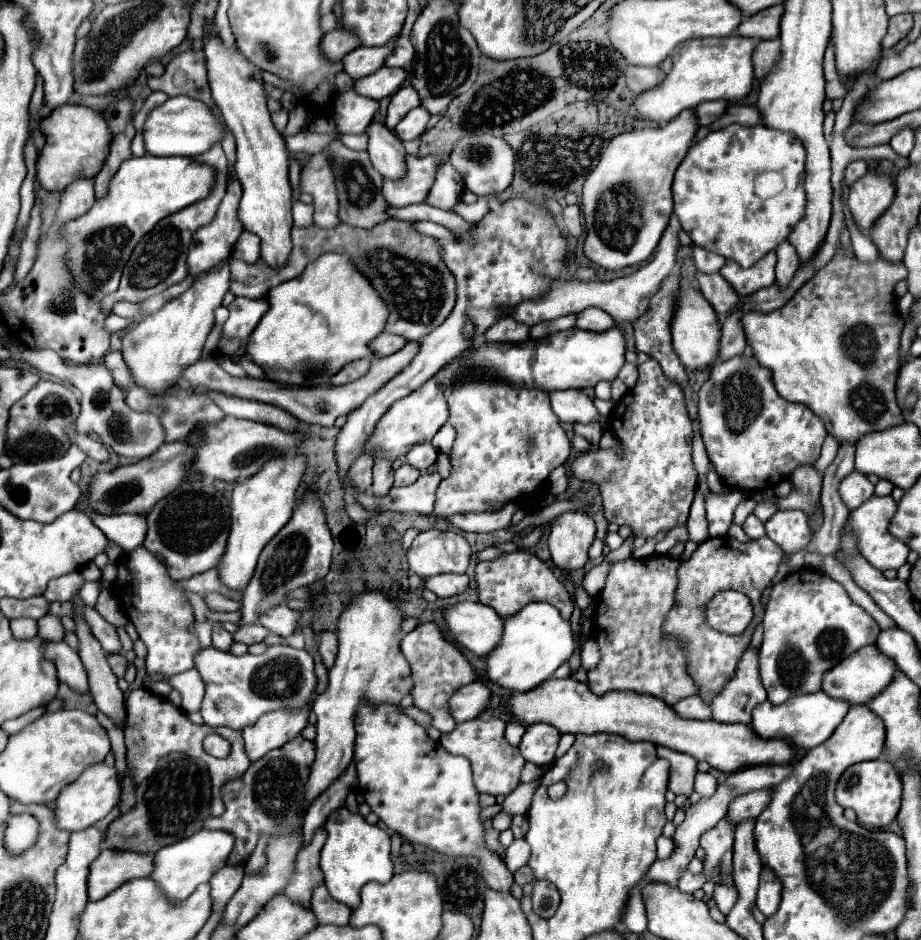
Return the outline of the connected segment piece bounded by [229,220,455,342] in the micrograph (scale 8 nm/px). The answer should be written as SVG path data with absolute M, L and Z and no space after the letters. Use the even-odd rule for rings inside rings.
M385 220L371 230L349 228L347 224L339 224L335 228L293 228L293 250L285 266L271 268L265 260L257 260L253 264L243 260L231 260L231 282L229 290L235 296L247 298L265 298L271 286L277 286L285 280L297 278L305 266L317 260L325 252L347 254L357 270L371 282L375 292L387 304L389 318L385 322L385 332L403 336L409 342L419 342L423 336L433 332L443 320L451 314L455 306L455 278L451 270L445 266L441 258L441 244L435 238L417 234L411 228L411 222Z

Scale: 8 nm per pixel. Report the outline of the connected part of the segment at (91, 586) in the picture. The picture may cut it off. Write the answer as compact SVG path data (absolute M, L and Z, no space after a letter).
M85 582L83 588L81 588L81 592L79 592L79 596L81 596L81 600L87 606L95 606L95 600L97 600L99 592L101 592L101 584L99 582Z

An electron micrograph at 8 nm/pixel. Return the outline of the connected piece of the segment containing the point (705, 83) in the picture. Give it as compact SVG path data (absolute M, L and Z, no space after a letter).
M727 36L727 38L697 38L687 40L673 52L673 70L667 74L665 82L649 92L643 92L635 100L639 116L659 122L673 120L679 112L695 108L705 100L725 100L743 102L753 90L753 50L759 38Z

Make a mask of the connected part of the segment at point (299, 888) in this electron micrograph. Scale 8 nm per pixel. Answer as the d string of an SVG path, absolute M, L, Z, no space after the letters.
M319 828L317 834L313 836L313 842L303 846L297 854L295 862L295 874L285 890L285 894L291 896L291 900L309 906L311 902L311 892L317 884L323 882L323 872L319 868L319 852L325 842L325 830Z

